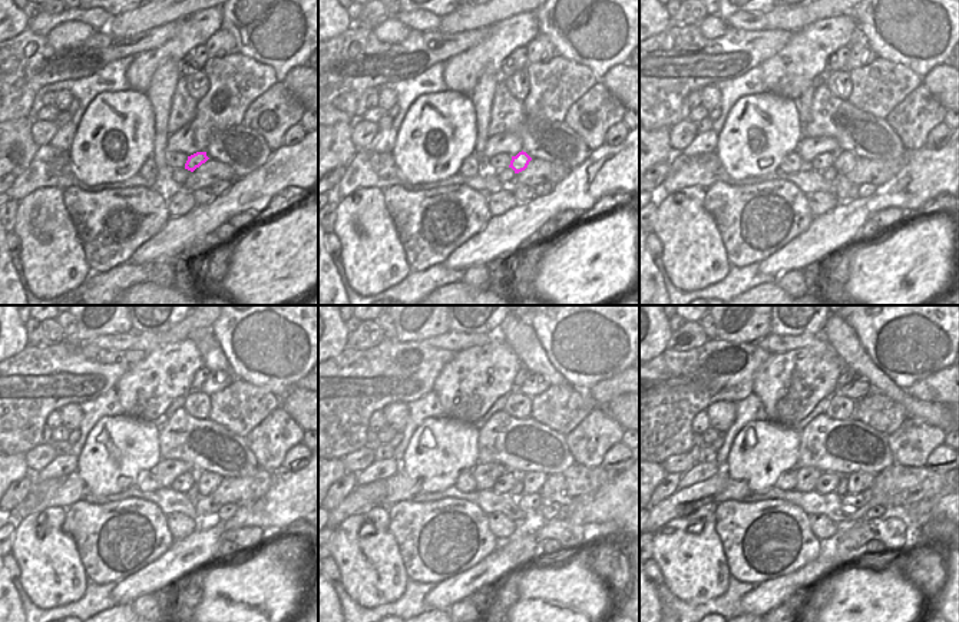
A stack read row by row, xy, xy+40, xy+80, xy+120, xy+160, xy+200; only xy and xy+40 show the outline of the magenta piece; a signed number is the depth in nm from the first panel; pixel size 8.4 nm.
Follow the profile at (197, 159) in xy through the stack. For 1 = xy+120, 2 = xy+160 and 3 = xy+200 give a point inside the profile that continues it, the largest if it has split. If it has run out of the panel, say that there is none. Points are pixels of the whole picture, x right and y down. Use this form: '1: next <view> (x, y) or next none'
1: next xy+120 (207, 482)
2: next xy+160 (532, 482)
3: next xy+200 (859, 482)

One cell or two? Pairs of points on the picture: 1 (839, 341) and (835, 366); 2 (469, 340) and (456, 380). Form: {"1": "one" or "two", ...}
{"1": "two", "2": "two"}

